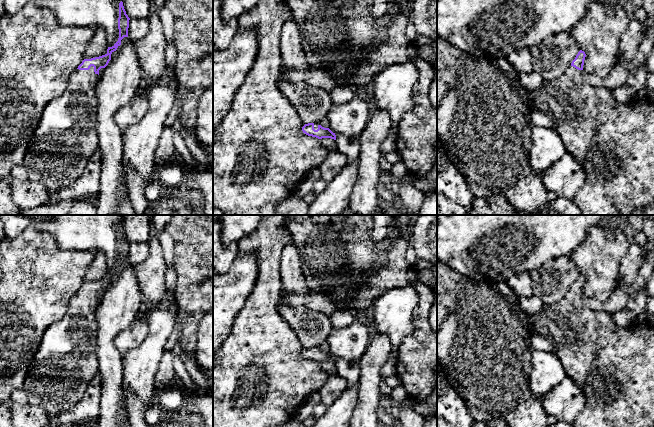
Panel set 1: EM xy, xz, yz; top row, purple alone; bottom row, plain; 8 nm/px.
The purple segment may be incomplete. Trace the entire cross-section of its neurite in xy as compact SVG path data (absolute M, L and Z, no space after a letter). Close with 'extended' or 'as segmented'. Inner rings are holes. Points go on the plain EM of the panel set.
M121 225L118 265L112 271L108 271L105 279L84 283L70 299L67 312L62 319L51 324L43 334L26 374L23 389L28 394L28 403L40 405L48 416L72 409L83 398L89 383L98 374L96 310L99 305L99 294L108 289L111 278L121 269L121 264L128 261L129 244Z; extended

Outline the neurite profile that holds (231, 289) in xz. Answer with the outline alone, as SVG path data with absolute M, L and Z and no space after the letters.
M239 254L227 272L213 271L213 364L234 319L253 290L258 274L255 255Z

